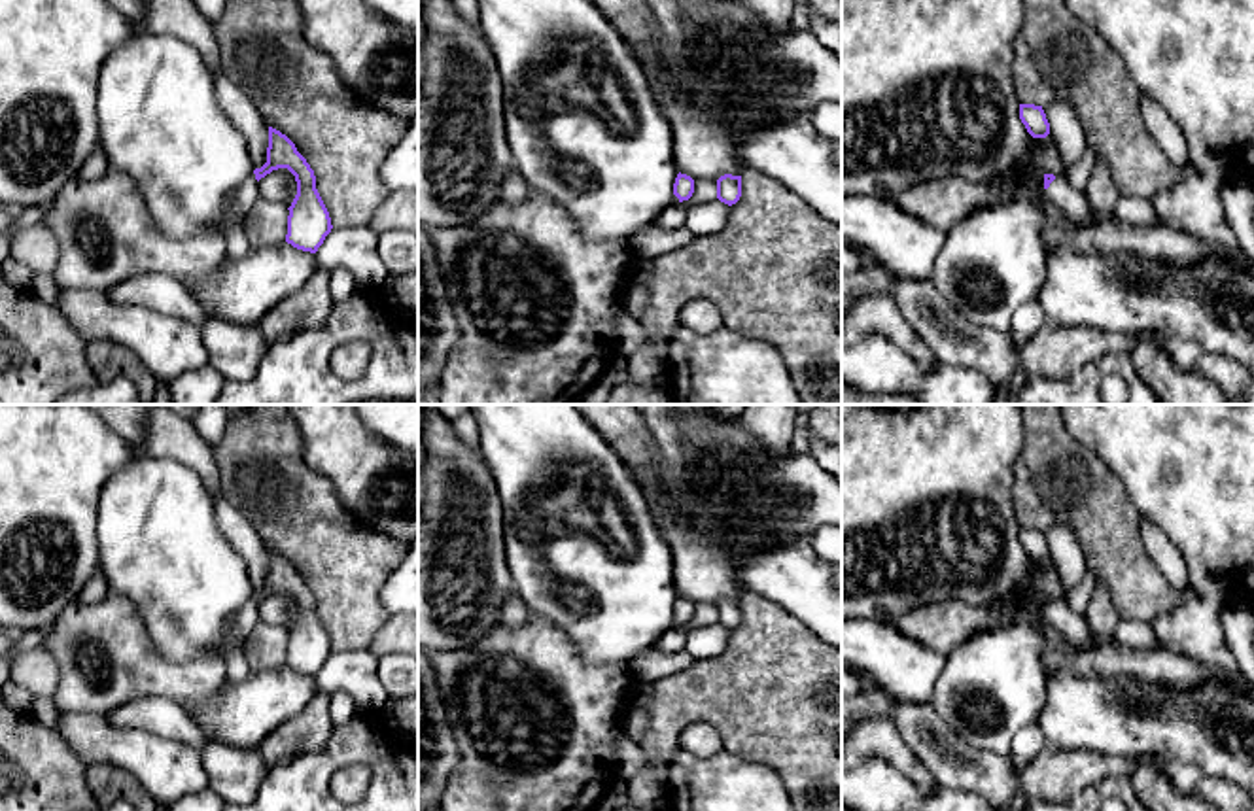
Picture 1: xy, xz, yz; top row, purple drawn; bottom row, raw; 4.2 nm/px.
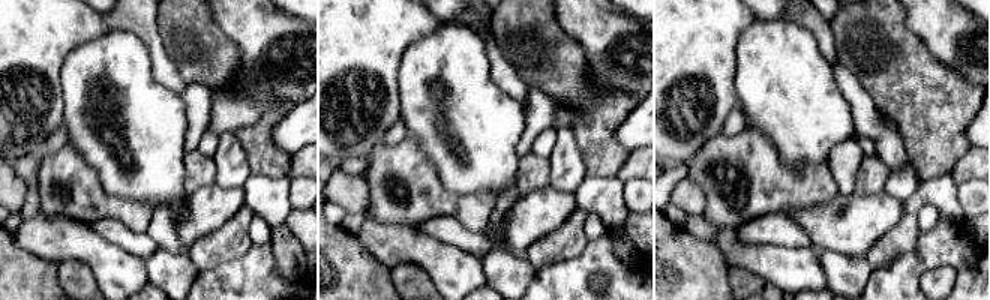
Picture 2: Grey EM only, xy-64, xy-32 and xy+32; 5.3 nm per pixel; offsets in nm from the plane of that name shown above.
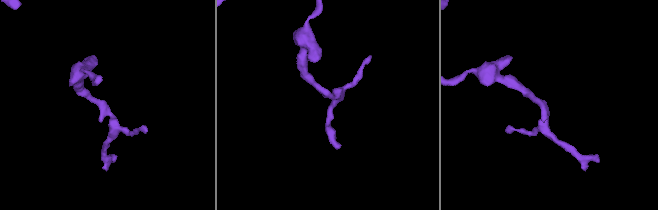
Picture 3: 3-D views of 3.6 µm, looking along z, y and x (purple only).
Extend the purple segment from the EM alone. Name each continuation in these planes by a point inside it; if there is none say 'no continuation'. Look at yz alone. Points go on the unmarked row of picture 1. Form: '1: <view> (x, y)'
1: yz (1073, 626)

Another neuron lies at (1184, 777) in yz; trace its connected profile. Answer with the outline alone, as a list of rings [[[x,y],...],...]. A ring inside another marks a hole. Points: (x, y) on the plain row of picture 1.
[[[1158,758],[1158,768],[1171,779],[1173,786],[1184,794],[1195,794],[1197,783],[1205,777],[1203,769],[1173,758]]]

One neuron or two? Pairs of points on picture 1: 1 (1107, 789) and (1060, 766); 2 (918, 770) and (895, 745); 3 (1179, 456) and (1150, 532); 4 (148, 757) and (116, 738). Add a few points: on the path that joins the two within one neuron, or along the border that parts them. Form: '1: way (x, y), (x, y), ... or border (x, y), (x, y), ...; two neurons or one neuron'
1: border (1128, 776), (1107, 776), (1079, 791); two neurons
2: way (912, 764), (899, 751); one neuron
3: border (1143, 517), (1183, 556); two neurons
4: way (140, 753), (123, 745); one neuron

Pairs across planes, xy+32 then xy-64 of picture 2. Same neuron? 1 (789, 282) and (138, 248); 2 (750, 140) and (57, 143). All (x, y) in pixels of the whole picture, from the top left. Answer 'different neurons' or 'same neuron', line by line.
1: different neurons
2: different neurons

